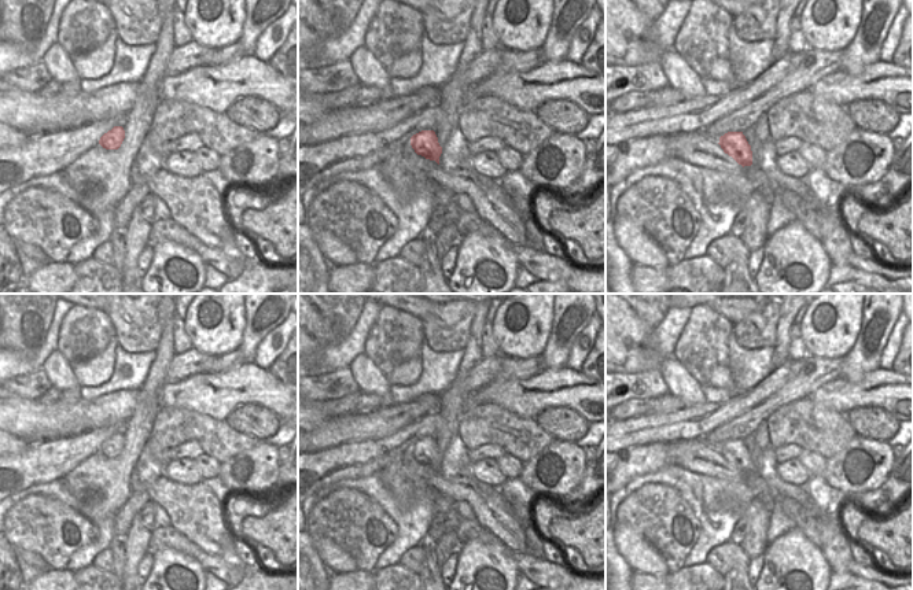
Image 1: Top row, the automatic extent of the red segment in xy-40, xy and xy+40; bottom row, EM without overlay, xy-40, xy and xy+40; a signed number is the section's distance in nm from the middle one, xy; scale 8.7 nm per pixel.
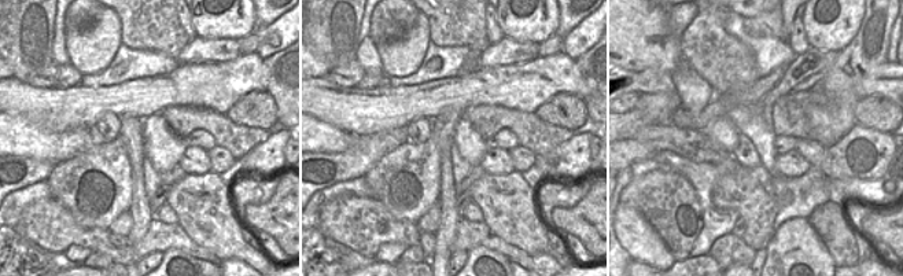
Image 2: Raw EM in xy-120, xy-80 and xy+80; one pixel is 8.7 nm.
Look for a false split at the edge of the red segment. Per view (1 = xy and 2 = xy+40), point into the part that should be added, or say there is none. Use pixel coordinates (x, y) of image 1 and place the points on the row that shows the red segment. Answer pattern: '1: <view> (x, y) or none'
1: none
2: none

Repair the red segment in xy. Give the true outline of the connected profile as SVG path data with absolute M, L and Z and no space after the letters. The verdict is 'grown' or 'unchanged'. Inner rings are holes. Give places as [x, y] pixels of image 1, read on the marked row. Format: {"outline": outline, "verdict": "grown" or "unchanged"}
{"outline": "M421 130L411 137L411 145L417 155L435 161L439 165L442 147L434 130Z", "verdict": "unchanged"}

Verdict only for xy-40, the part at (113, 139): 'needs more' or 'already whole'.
already whole

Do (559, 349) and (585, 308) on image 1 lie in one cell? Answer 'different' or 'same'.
same

